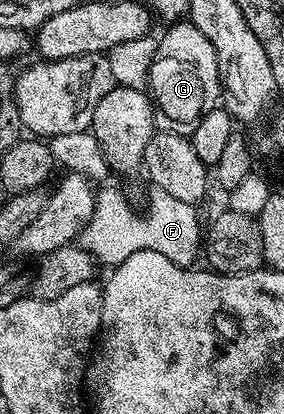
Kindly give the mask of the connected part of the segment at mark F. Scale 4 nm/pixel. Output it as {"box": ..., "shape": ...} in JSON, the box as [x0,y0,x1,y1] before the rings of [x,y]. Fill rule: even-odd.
{"box":[77,186,201,268],"shape":[[[111,186],[106,187],[105,190],[109,193],[107,204],[103,202],[103,206],[97,206],[99,212],[94,212],[86,227],[81,229],[77,237],[78,245],[87,252],[93,248],[91,255],[96,261],[101,264],[103,262],[112,268],[125,261],[127,254],[133,252],[135,248],[155,246],[157,250],[165,252],[170,261],[183,268],[192,267],[196,263],[195,255],[198,257],[201,252],[201,224],[199,228],[199,222],[195,218],[194,212],[196,209],[192,205],[157,190],[153,192],[154,195],[151,198],[149,218],[148,214],[146,216],[138,213],[137,224],[135,224],[135,218],[131,216],[135,208],[127,210],[132,203],[123,204],[128,197],[117,200],[115,196],[111,198]],[[105,214],[115,214],[115,216],[105,216]]]}

